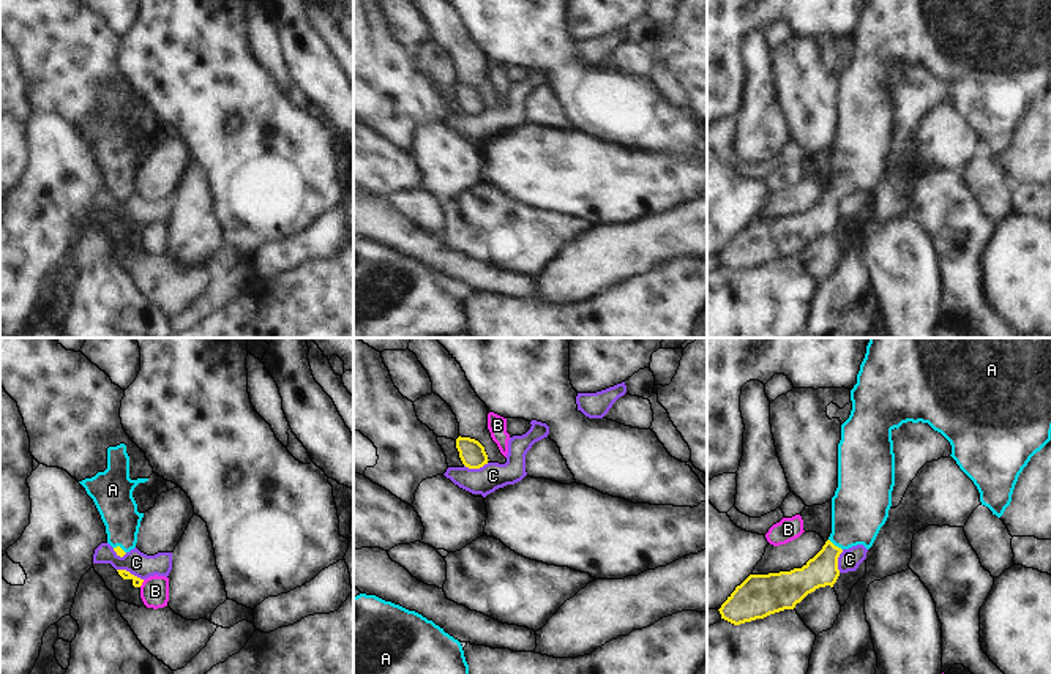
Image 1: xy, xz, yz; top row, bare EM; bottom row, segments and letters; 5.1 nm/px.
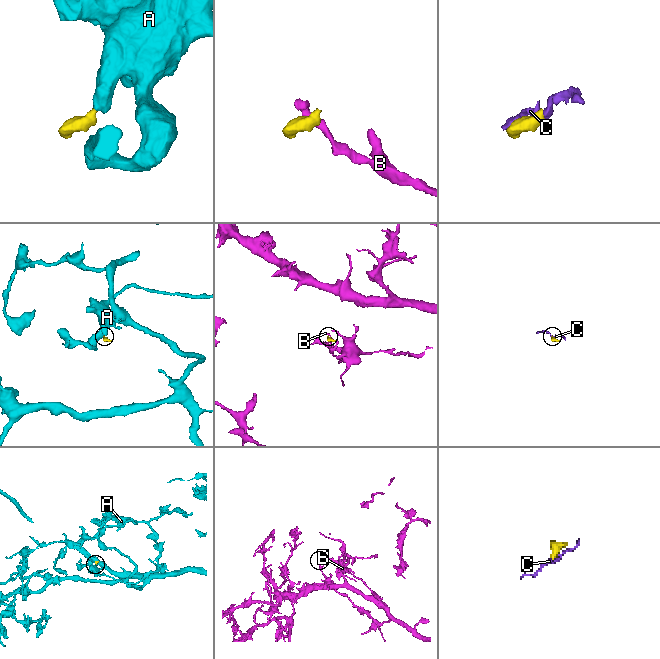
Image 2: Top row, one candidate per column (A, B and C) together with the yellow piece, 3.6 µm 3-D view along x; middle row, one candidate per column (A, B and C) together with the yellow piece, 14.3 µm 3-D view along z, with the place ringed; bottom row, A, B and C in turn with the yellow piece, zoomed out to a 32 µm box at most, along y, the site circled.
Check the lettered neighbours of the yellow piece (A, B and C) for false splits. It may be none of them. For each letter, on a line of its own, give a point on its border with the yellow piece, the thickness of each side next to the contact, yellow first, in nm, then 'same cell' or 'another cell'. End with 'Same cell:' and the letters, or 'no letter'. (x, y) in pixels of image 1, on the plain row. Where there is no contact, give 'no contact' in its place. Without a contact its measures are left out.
A: contact yz (834, 191); calibres 160 and 300 nm; same cell
B: contact xy (142, 228); calibres 50 and 140 nm; another cell
C: contact xy (128, 218); calibres 50 and 120 nm; another cell
Same cell: A

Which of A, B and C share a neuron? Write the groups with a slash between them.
A / B / C

